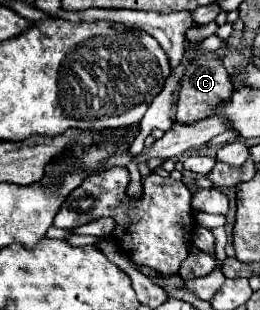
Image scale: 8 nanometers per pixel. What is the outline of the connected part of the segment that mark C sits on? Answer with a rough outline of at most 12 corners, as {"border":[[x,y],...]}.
{"border":[[213,51],[191,53],[177,99],[177,121],[195,123],[229,99],[233,85]]}

